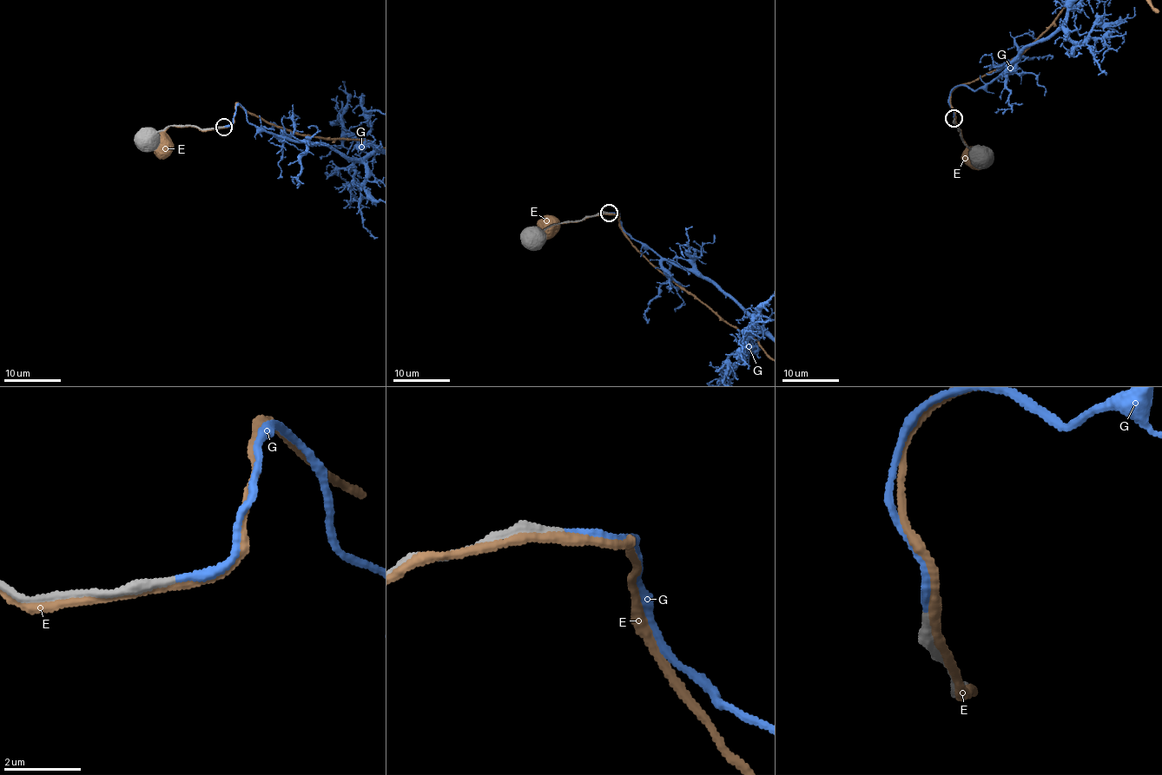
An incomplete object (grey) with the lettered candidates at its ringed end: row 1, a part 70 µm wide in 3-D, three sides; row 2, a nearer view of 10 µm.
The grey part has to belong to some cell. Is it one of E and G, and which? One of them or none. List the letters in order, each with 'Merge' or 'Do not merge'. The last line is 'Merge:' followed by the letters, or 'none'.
E: Do not merge
G: Merge
Merge: G

